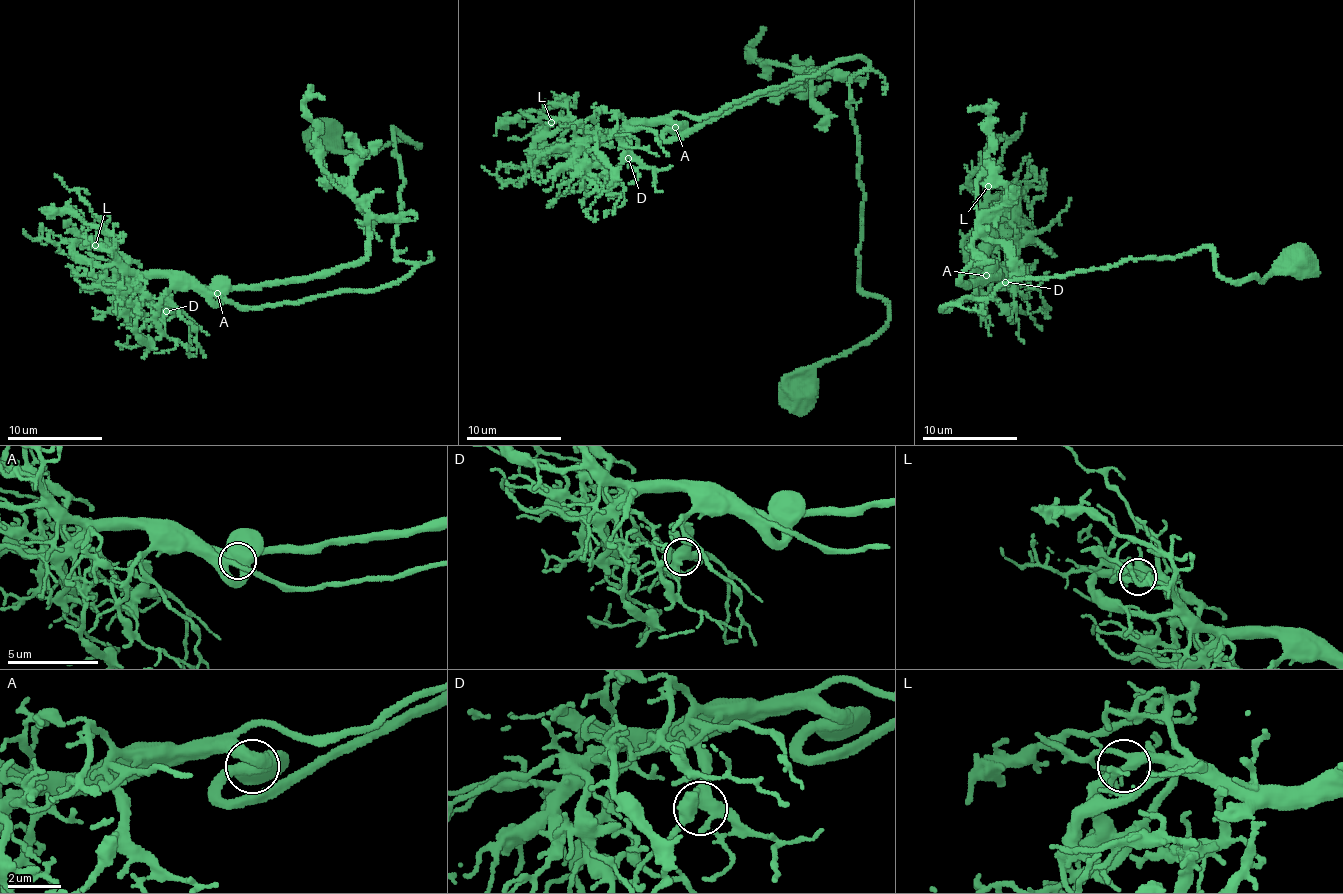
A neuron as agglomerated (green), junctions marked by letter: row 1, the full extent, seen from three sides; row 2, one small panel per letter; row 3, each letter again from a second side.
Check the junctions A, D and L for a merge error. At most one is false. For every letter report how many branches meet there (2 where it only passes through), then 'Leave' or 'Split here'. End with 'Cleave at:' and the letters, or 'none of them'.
A: Branches: 3. Leave
D: Branches: 3. Leave
L: Branches: 3. Leave
Cleave at: none of them

